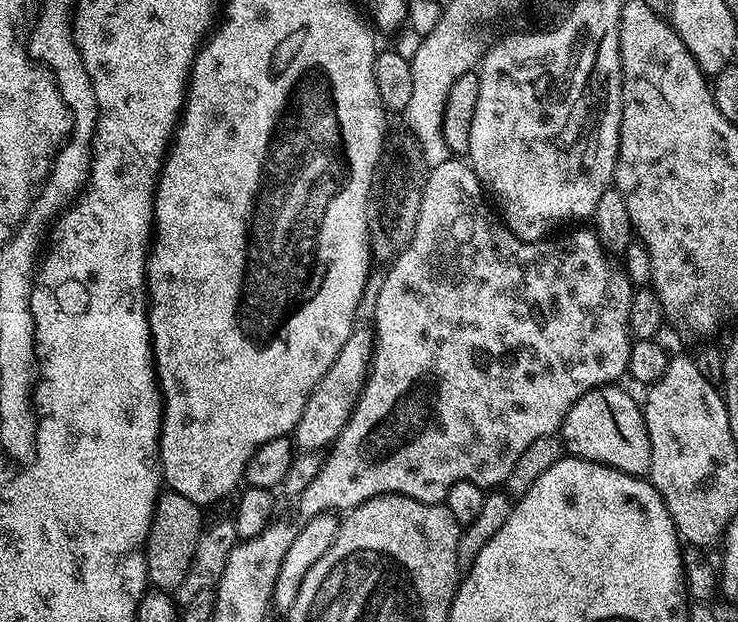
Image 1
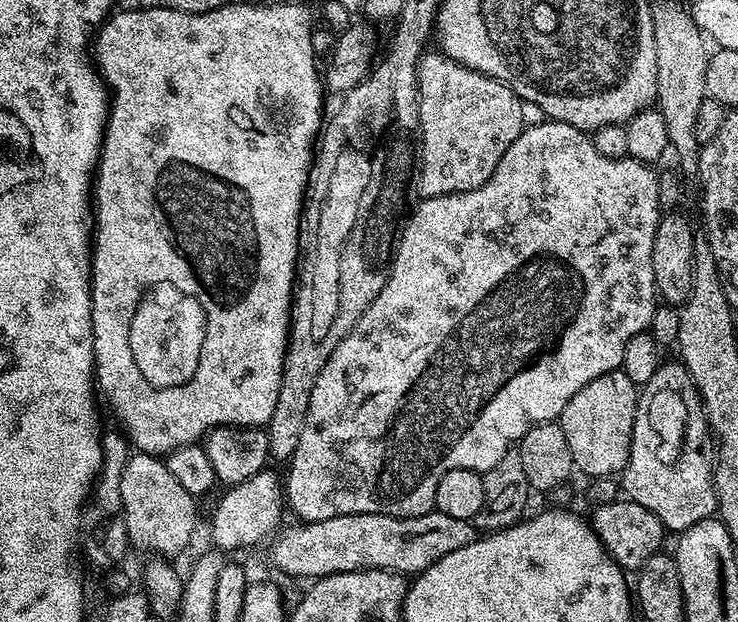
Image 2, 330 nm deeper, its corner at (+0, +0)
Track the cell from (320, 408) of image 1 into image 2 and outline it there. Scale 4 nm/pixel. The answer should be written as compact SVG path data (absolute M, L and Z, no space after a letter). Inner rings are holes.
M271 470L254 474L254 478L246 478L241 484L233 484L225 492L228 493L217 502L212 512L211 543L221 551L233 554L259 540L267 541L281 527L284 512L286 516L286 488L281 477L279 480Z

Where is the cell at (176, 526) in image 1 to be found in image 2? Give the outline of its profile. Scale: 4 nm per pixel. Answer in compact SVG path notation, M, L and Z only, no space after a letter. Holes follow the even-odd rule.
M141 451L129 455L122 472L122 506L128 539L135 547L145 548L148 554L175 557L175 552L182 551L196 532L196 504L197 497L176 481L161 457Z

